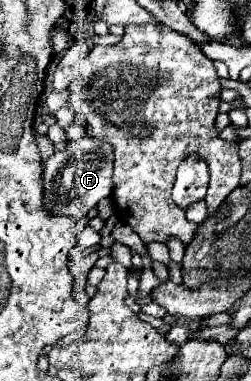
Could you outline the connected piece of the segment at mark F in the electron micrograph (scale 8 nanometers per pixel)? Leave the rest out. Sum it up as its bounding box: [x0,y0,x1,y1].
[42,136,114,218]

